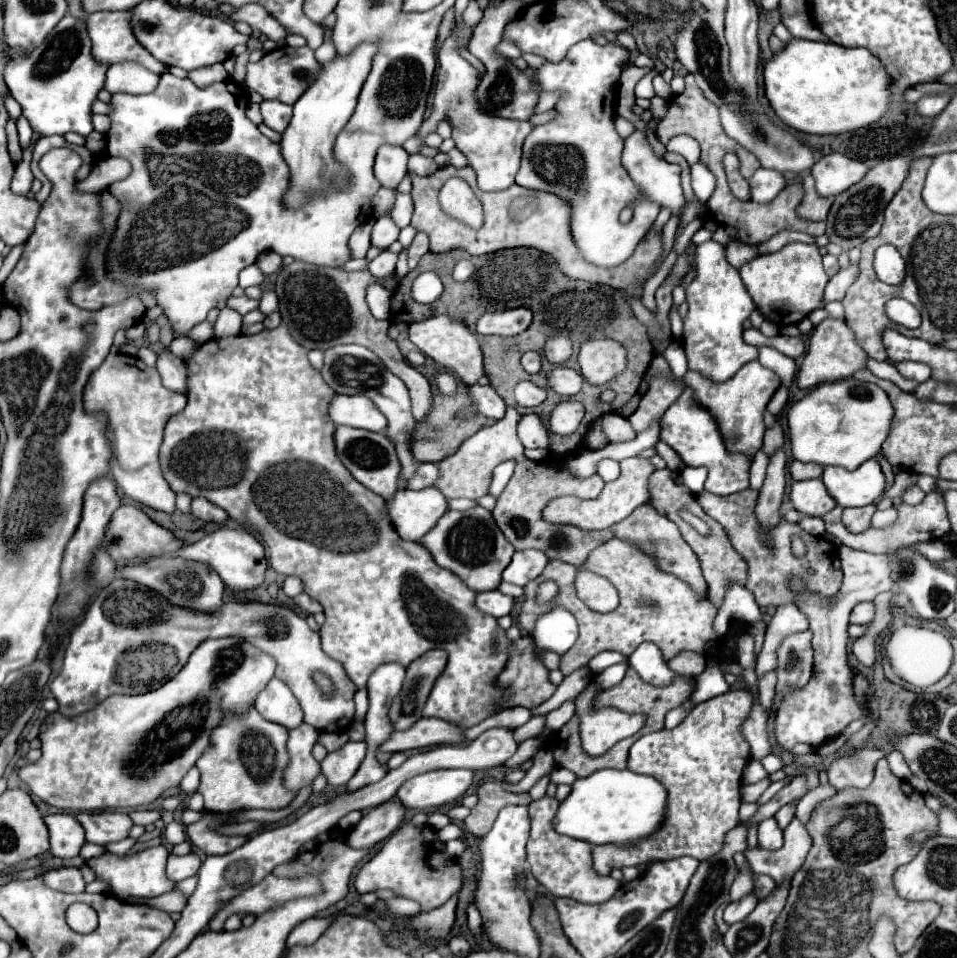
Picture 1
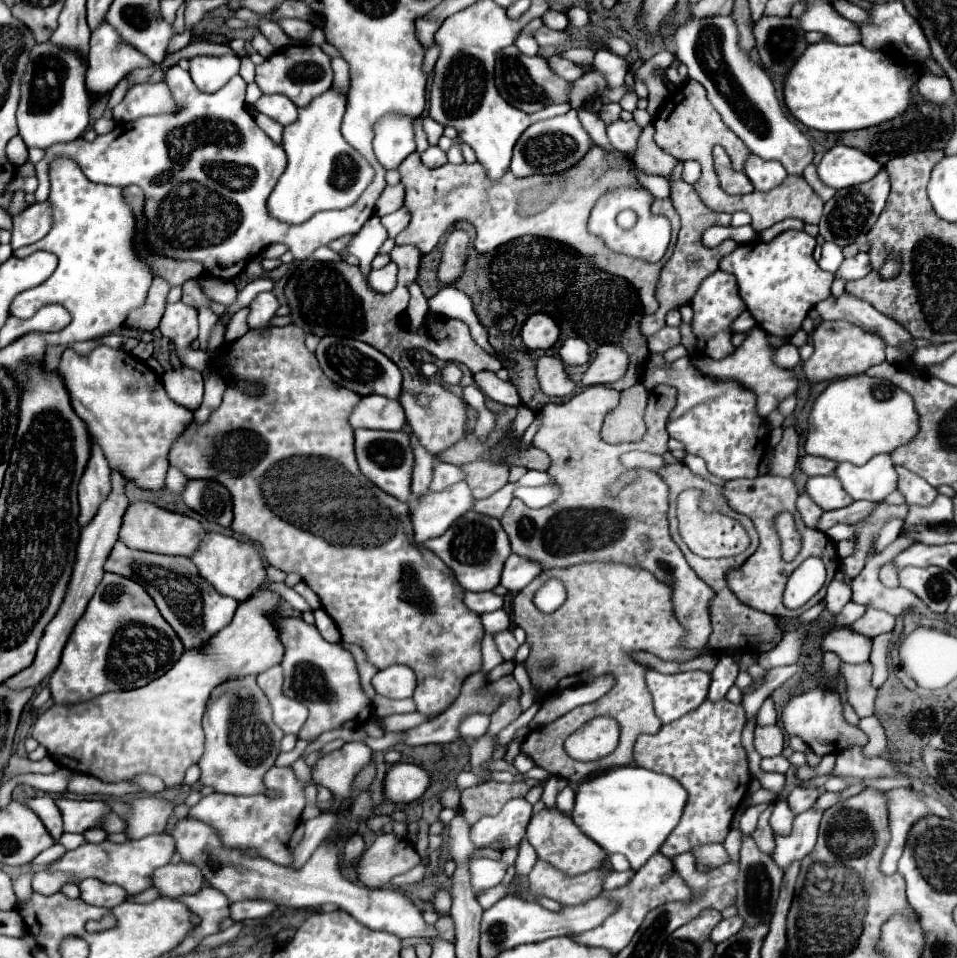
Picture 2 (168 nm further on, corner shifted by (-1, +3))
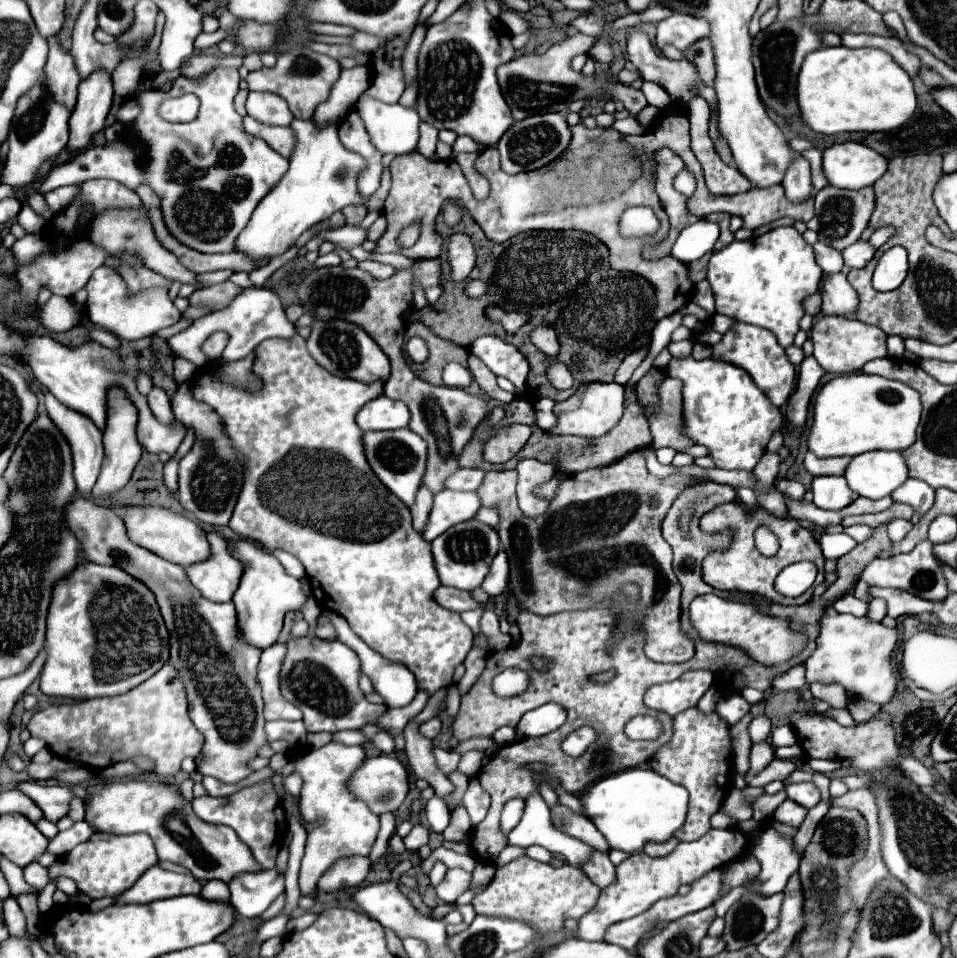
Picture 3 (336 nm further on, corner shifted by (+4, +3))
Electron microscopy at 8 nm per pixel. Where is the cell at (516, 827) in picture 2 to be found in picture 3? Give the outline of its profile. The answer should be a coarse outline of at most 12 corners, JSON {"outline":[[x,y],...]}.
{"outline":[[471,779],[463,797],[473,825],[485,819],[489,795]]}

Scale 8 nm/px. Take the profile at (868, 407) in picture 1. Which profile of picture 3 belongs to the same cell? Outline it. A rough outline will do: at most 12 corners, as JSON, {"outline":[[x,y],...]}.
{"outline":[[839,375],[813,403],[809,451],[855,457],[915,443],[919,393]]}

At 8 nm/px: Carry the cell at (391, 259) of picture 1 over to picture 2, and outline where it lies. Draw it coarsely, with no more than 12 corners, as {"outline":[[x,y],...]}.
{"outline":[[398,265],[370,273],[370,287],[390,293],[396,285]]}

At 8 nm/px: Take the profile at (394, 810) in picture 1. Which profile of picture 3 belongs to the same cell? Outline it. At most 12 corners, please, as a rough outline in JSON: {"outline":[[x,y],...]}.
{"outline":[[367,857],[339,859],[317,883],[319,893],[357,887]]}

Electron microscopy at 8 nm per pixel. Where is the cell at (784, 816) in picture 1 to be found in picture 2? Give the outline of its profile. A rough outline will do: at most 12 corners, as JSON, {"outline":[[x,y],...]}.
{"outline":[[796,787],[788,795],[792,813],[810,809],[820,791],[816,787]]}

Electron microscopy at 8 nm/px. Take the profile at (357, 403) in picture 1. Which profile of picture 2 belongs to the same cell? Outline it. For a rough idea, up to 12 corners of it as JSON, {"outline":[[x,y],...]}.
{"outline":[[382,395],[362,397],[348,423],[400,431],[404,409]]}

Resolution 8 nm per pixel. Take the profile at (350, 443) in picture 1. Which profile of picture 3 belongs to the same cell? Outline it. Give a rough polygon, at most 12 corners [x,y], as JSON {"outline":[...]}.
{"outline":[[411,429],[363,433],[369,465],[413,505],[427,443]]}

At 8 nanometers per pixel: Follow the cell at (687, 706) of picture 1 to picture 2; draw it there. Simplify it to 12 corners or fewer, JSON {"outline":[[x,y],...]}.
{"outline":[[646,669],[662,723],[694,711],[708,695],[710,673],[664,675]]}

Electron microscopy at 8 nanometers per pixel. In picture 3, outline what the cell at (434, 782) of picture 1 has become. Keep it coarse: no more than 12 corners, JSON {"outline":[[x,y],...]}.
{"outline":[[367,757],[347,789],[375,815],[397,811],[409,773],[397,757]]}

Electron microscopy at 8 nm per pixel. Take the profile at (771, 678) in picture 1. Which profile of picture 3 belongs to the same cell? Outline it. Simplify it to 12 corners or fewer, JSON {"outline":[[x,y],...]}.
{"outline":[[765,715],[749,723],[753,743],[765,741],[771,723]]}

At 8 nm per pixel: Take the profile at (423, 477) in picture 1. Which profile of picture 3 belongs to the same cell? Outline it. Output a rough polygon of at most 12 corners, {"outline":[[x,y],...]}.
{"outline":[[459,469],[445,481],[455,491],[477,491],[483,469]]}

